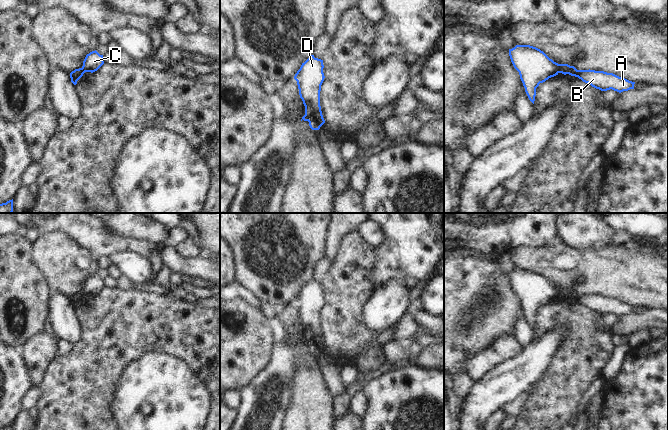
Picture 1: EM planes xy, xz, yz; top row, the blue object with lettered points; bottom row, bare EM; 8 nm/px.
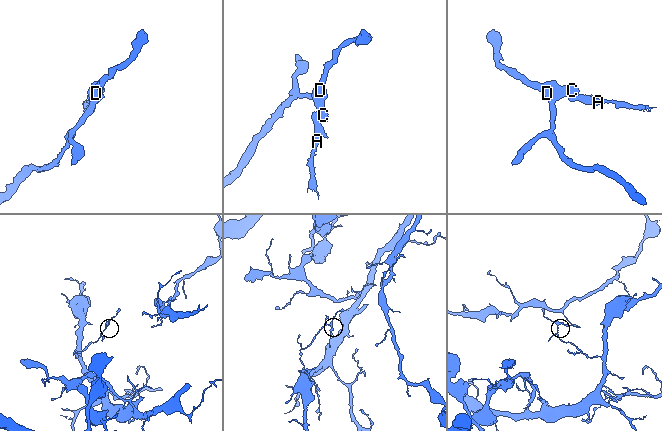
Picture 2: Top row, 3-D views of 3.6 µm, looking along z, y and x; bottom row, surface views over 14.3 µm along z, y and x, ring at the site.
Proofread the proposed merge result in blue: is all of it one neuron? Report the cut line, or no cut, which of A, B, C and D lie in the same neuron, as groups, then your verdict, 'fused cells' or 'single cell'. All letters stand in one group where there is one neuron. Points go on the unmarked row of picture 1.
cut yz (573, 290), (567, 297); groups A B / C D; fused cells

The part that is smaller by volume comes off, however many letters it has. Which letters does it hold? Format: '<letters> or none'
A, B

